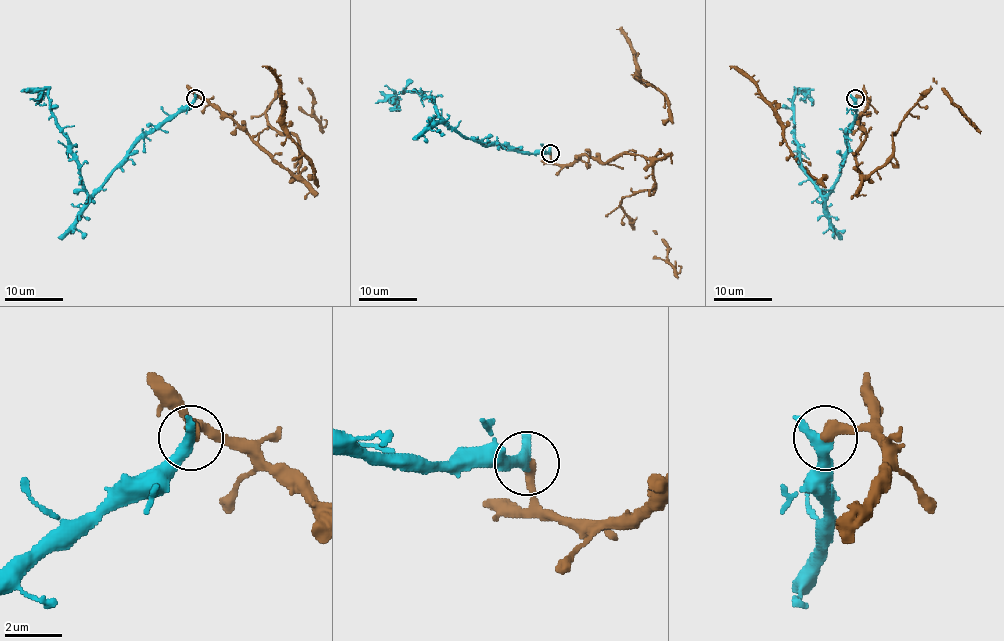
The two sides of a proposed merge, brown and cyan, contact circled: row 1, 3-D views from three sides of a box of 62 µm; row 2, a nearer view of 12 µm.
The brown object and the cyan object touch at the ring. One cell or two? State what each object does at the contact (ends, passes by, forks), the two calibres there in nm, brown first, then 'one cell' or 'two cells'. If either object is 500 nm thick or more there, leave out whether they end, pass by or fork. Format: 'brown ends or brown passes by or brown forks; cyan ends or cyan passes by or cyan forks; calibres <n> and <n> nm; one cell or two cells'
calibres 440 and 500 nm; two cells

